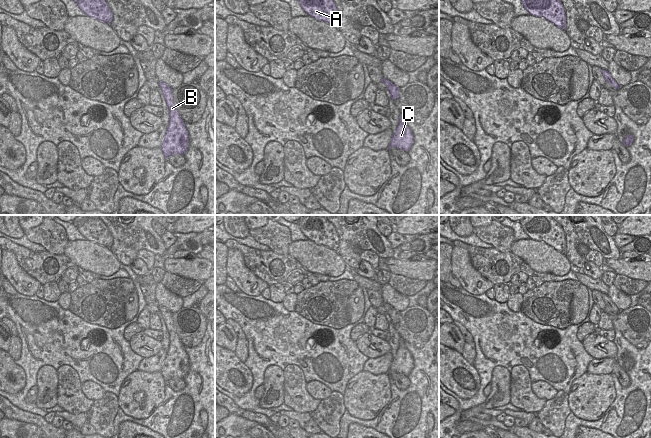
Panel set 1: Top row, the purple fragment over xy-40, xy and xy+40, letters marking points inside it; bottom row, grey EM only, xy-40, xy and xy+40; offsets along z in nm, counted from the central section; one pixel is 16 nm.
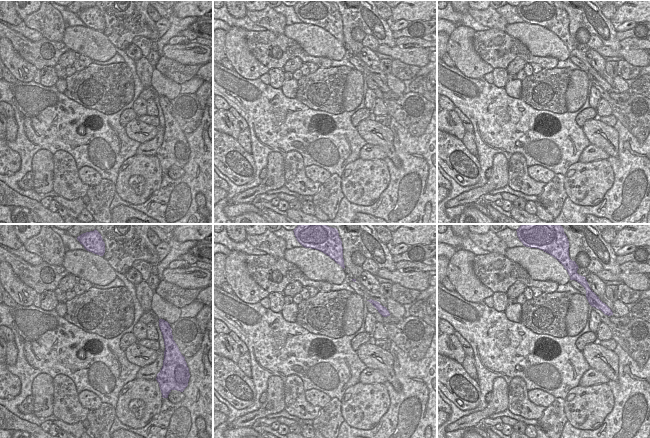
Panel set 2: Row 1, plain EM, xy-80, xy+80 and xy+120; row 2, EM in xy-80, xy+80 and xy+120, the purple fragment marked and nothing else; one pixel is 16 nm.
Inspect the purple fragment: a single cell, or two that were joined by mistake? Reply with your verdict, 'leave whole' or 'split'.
leave whole

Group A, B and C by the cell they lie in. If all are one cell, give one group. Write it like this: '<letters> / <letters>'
A B C

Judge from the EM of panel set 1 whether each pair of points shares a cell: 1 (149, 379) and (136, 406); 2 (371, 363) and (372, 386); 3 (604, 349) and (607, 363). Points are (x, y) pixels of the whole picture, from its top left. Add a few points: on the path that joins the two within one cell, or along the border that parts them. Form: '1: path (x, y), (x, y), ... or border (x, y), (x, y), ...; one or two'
1: path (149, 386), (137, 399); one
2: border (363, 369), (374, 374), (387, 374); two
3: border (615, 357), (594, 359); two

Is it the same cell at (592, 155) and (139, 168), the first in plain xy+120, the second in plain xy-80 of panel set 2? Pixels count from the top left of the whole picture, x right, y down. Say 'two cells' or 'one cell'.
two cells

